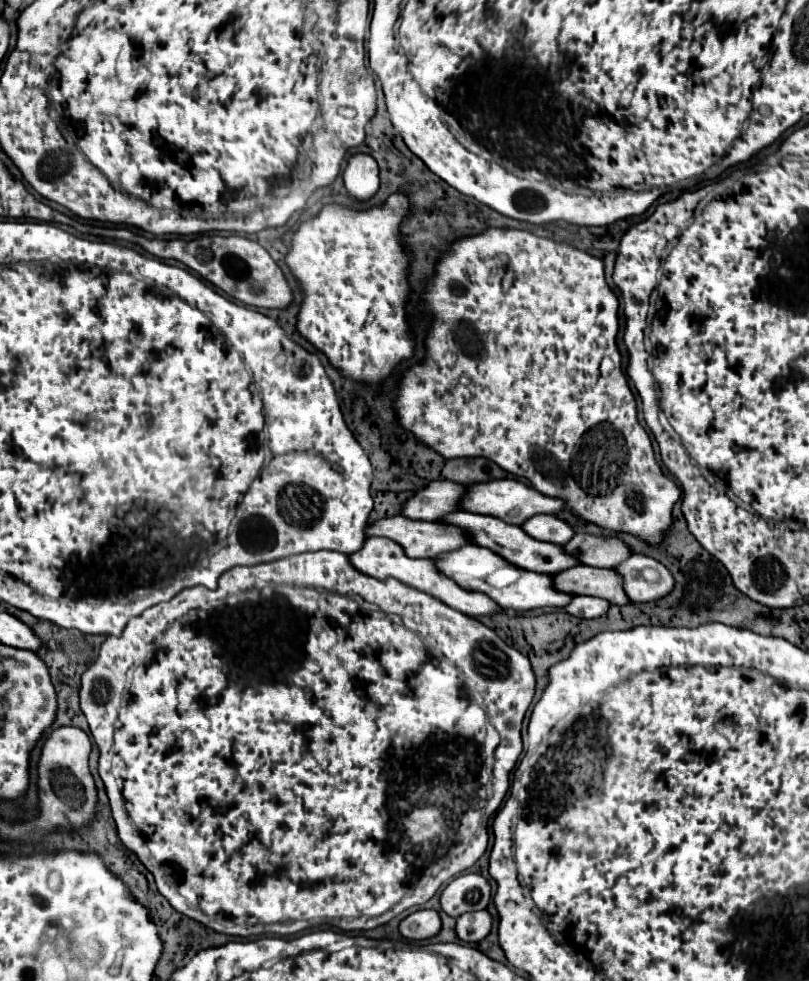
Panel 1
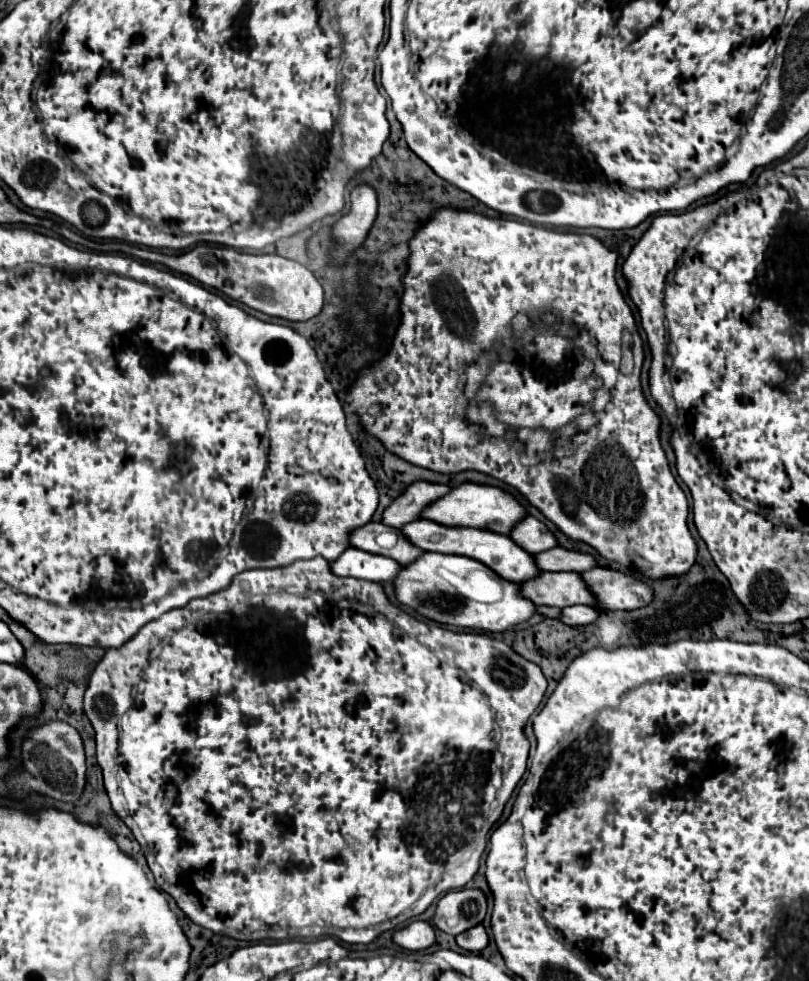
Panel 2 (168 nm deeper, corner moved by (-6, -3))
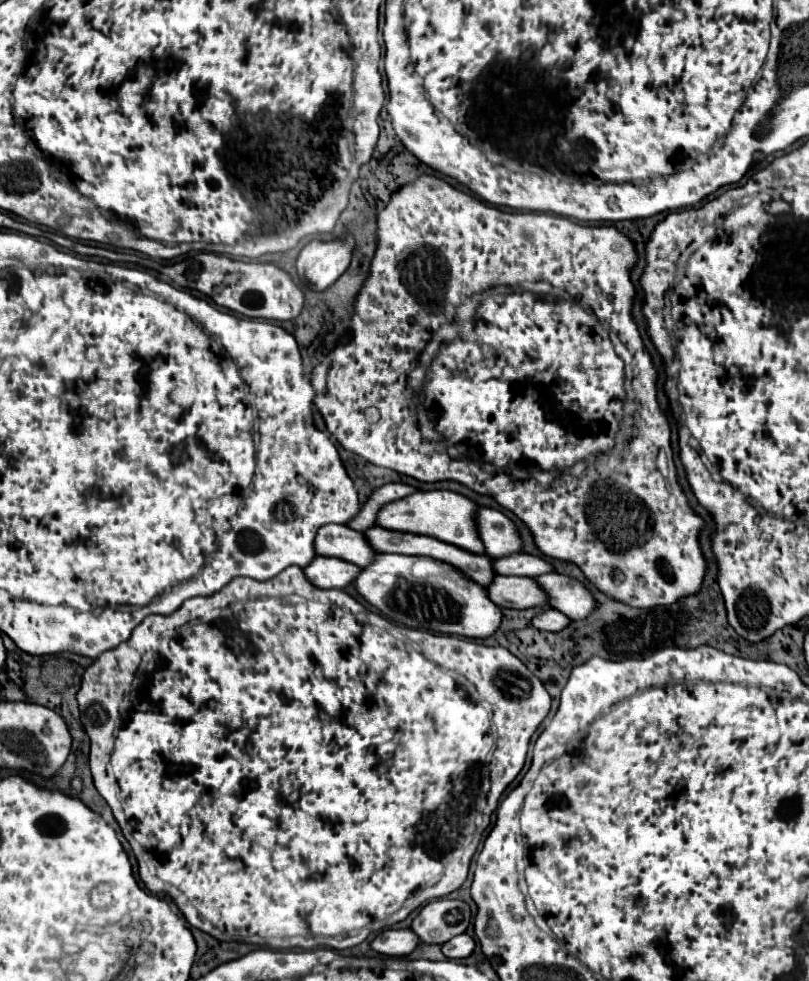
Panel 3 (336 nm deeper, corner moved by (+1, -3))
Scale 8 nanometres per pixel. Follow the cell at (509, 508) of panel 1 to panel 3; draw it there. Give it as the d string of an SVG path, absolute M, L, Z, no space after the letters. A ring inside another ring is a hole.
M415 491L403 499L383 505L377 513L375 525L389 531L435 537L463 551L481 555L485 549L481 549L481 539L477 537L477 533L473 533L473 509L477 509L477 505L471 499L453 491Z

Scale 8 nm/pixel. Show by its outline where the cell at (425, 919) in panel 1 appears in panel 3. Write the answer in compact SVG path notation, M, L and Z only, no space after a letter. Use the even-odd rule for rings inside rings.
M383 929L373 941L371 949L389 955L389 957L405 957L419 945L417 935L411 929Z

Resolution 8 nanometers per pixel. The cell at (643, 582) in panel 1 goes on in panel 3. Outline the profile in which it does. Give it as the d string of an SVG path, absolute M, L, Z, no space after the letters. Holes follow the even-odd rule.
M545 573L535 577L535 583L545 591L547 605L569 619L585 619L595 609L593 595L577 579L559 573Z

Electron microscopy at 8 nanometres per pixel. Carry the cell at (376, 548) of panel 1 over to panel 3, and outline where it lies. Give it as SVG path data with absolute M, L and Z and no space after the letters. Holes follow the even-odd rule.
M315 557L303 569L307 581L319 589L343 589L359 571L361 569L357 569L355 565L337 561L335 557Z

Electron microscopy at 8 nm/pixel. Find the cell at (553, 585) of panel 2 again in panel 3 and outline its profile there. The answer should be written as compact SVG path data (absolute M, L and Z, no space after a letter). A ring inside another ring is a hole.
M495 575L493 581L485 587L485 591L487 597L497 607L509 607L509 609L545 607L545 597L541 597L541 589L537 589L535 581L529 577Z

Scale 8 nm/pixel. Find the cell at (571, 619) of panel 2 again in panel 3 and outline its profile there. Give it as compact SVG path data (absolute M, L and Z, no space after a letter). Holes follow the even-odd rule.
M545 609L543 613L539 613L531 619L531 627L539 629L539 631L557 633L557 631L565 629L567 625L569 625L569 619L563 613L557 613L555 609Z

